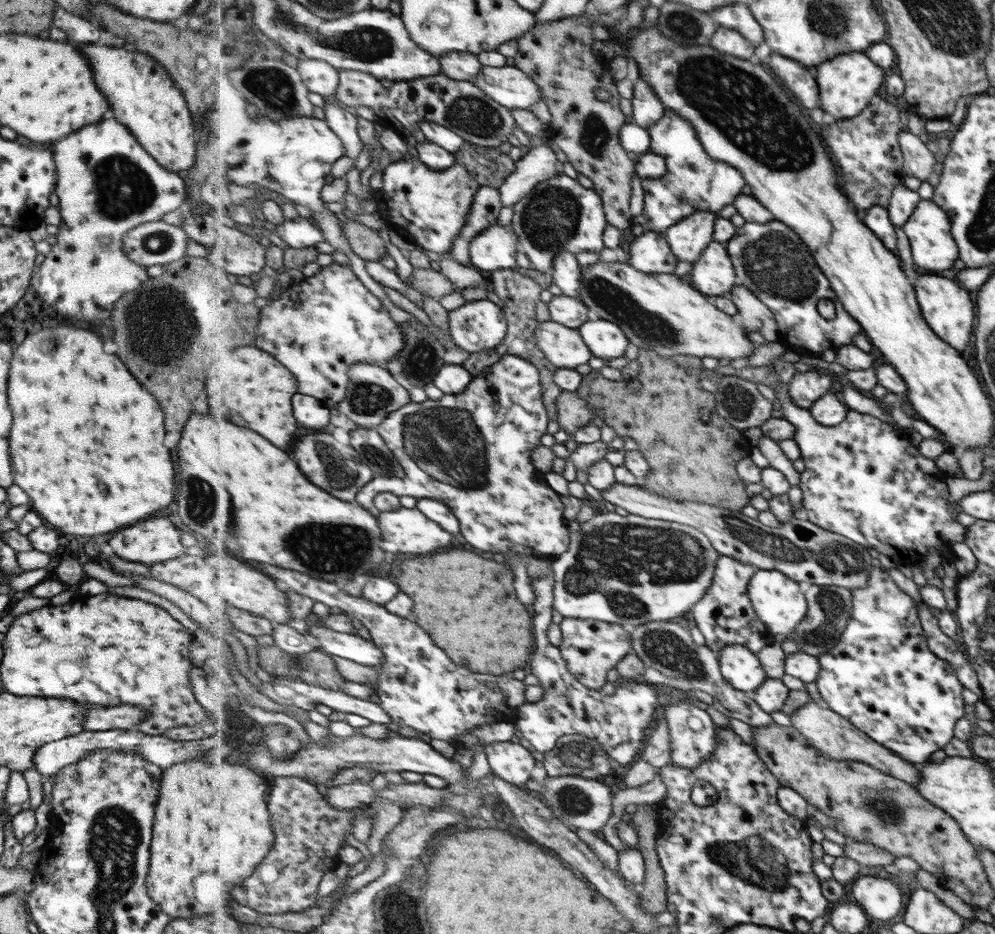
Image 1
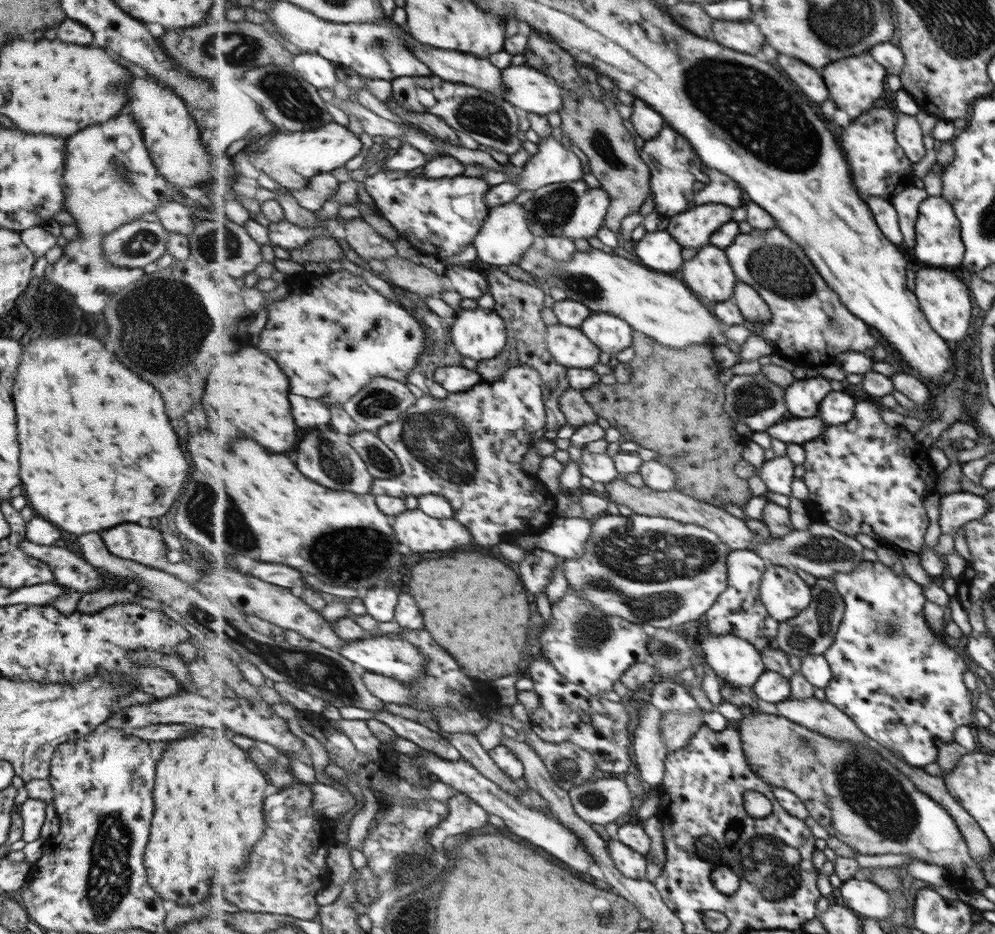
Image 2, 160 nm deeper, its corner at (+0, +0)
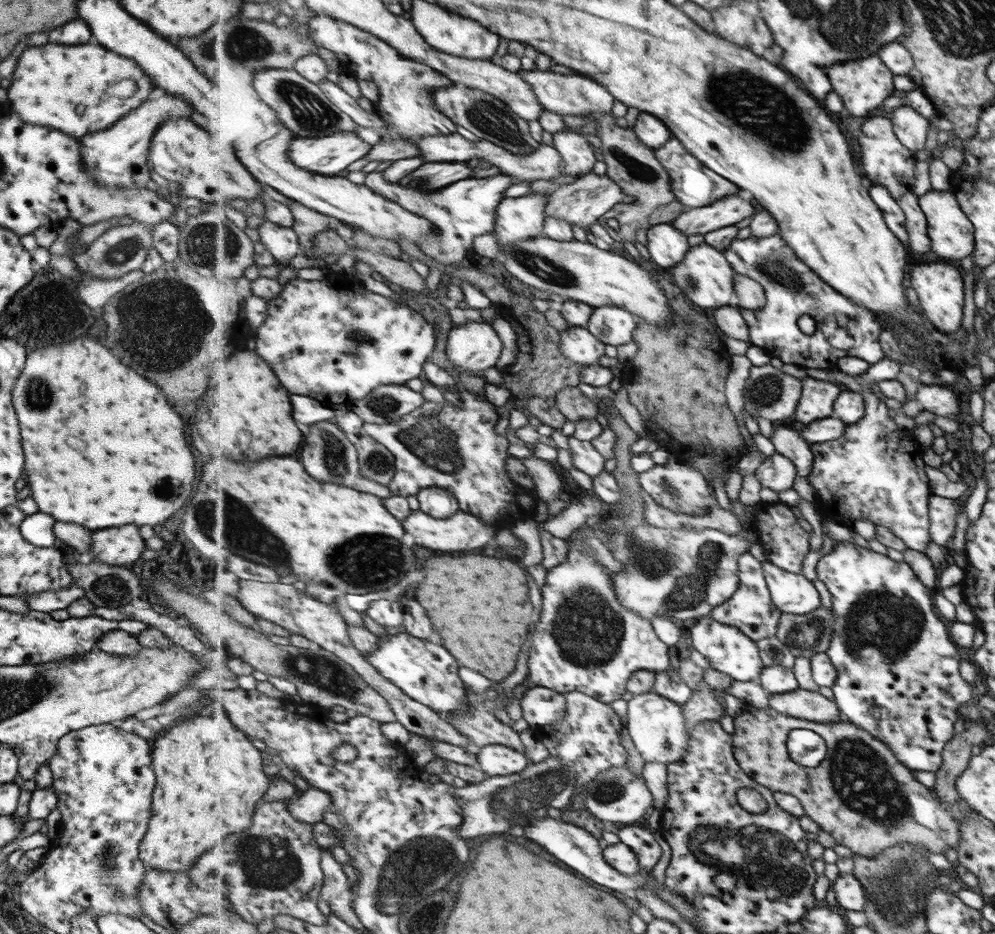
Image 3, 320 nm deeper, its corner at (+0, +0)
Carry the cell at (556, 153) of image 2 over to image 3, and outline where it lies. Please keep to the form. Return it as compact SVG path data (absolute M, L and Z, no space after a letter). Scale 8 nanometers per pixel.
M562 131L552 136L553 146L561 153L564 160L564 173L575 177L584 177L593 170L597 162L593 144L577 134L577 132Z

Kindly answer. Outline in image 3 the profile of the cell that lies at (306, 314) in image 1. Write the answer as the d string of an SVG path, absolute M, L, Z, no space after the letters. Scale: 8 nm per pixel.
M347 279L346 283L331 284L331 280L290 280L285 288L274 299L271 299L268 304L268 315L266 321L255 332L254 337L257 341L256 352L259 353L274 369L275 374L279 376L279 380L283 380L283 386L293 392L293 394L300 394L303 396L315 396L317 400L341 400L341 396L347 396L347 398L365 398L374 388L381 387L382 385L404 385L405 382L409 382L414 378L423 377L424 364L427 362L427 358L431 356L431 352L435 350L435 344L437 344L437 334L435 334L435 328L421 316L415 310L411 309L407 305L397 303L392 299L385 298L381 294L375 294L367 290L367 284L362 284L353 279Z

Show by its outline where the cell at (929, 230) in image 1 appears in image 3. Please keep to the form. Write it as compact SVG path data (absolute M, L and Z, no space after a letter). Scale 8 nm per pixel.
M931 189L917 197L917 200L920 211L925 215L926 232L931 240L931 254L937 254L937 258L947 258L947 260L967 260L967 254L974 252L974 226L963 214L954 194L949 194L949 190Z

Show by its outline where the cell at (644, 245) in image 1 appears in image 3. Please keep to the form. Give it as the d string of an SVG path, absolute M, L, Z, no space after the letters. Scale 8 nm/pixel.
M671 222L659 223L647 229L647 250L659 266L671 268L690 252L689 238Z

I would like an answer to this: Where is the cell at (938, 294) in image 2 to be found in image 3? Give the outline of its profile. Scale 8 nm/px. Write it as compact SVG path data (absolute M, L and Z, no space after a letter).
M931 262L915 266L909 272L910 287L915 290L921 310L925 312L925 318L929 318L932 326L938 332L950 334L955 332L961 324L961 310L963 310L963 284L959 272L943 262Z

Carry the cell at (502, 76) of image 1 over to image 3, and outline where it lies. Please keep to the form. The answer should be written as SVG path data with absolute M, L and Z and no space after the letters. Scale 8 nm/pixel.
M519 71L519 74L533 87L536 97L541 101L545 111L553 111L565 116L590 114L590 112L610 112L615 104L615 97L605 86L592 78L581 74L555 74L546 71Z

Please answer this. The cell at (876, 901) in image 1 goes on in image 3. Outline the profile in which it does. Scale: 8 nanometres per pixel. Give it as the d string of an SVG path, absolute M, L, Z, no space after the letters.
M840 873L832 883L842 911L858 910L864 912L869 902L867 891L854 873Z

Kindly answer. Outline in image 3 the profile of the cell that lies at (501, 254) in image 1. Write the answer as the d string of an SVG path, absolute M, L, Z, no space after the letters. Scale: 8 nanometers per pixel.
M531 193L519 198L505 198L498 207L494 228L500 238L502 254L516 242L541 237L546 226L548 195Z

